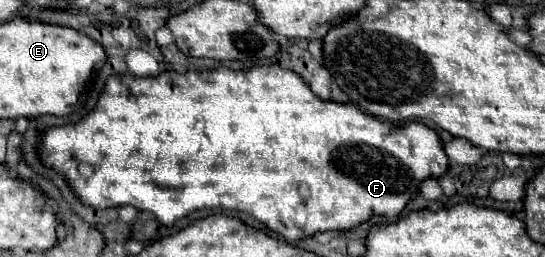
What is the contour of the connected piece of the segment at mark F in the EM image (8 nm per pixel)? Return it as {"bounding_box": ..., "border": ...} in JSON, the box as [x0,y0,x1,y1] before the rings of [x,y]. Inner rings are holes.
{"bounding_box":[40,67,448,241],"border":[[[256,67],[248,71],[232,71],[232,69],[218,69],[218,71],[164,71],[156,77],[134,77],[134,75],[116,75],[110,77],[104,93],[98,99],[96,109],[86,115],[82,121],[74,125],[64,125],[64,127],[52,127],[42,135],[40,141],[40,159],[48,165],[60,171],[70,187],[76,191],[78,199],[84,205],[90,205],[94,209],[108,209],[108,207],[122,207],[122,205],[132,205],[140,211],[152,213],[162,225],[172,227],[178,219],[190,215],[196,209],[234,209],[234,211],[244,211],[252,217],[256,217],[260,223],[266,227],[278,231],[284,235],[288,241],[300,241],[308,239],[314,233],[320,231],[348,231],[364,221],[368,221],[372,215],[382,215],[382,217],[396,217],[408,201],[418,193],[420,183],[430,179],[430,177],[442,177],[448,171],[448,157],[444,153],[444,145],[438,137],[438,133],[424,123],[412,121],[406,125],[392,125],[384,123],[372,115],[362,113],[354,105],[344,105],[336,101],[322,101],[318,95],[312,93],[312,89],[302,81],[300,75],[294,71],[286,71],[280,67]],[[306,183],[310,189],[308,199],[304,199],[298,193],[298,187]]]}

